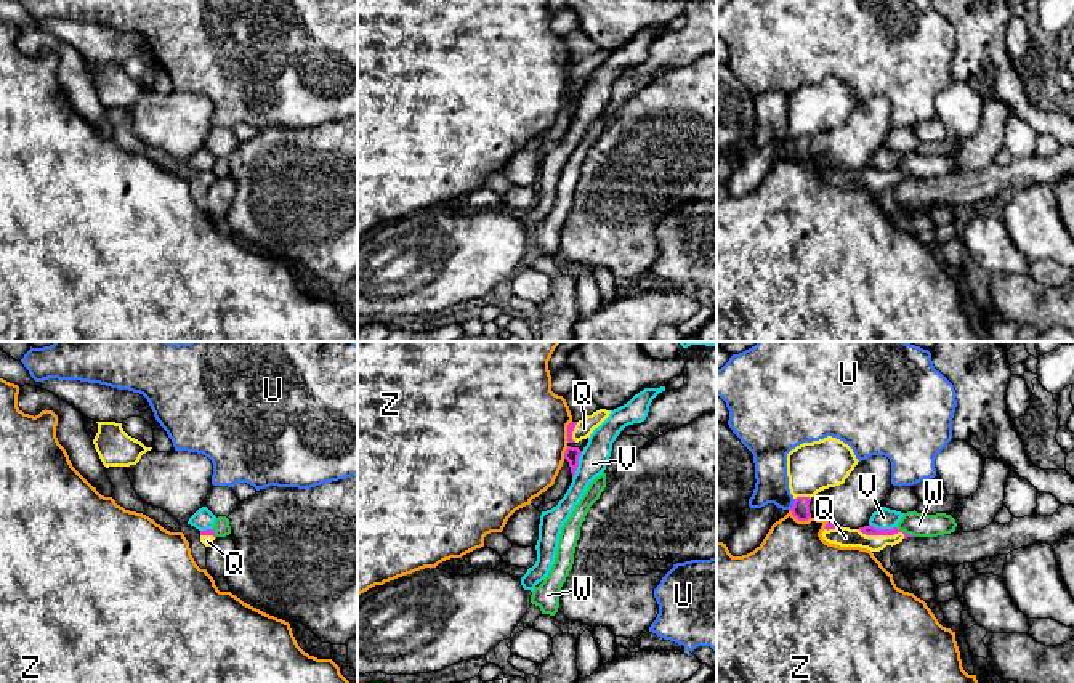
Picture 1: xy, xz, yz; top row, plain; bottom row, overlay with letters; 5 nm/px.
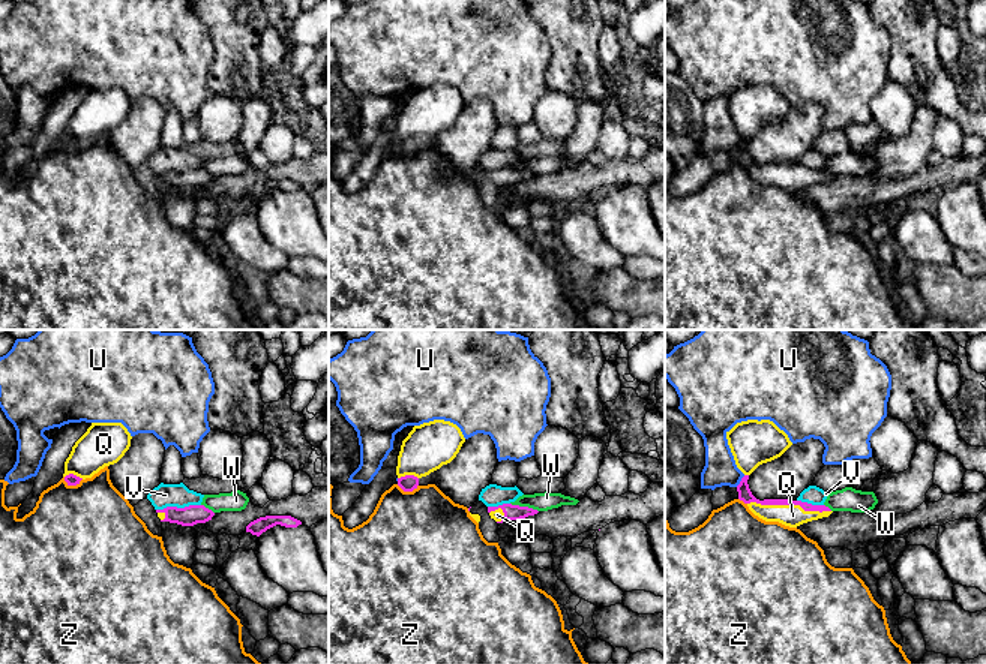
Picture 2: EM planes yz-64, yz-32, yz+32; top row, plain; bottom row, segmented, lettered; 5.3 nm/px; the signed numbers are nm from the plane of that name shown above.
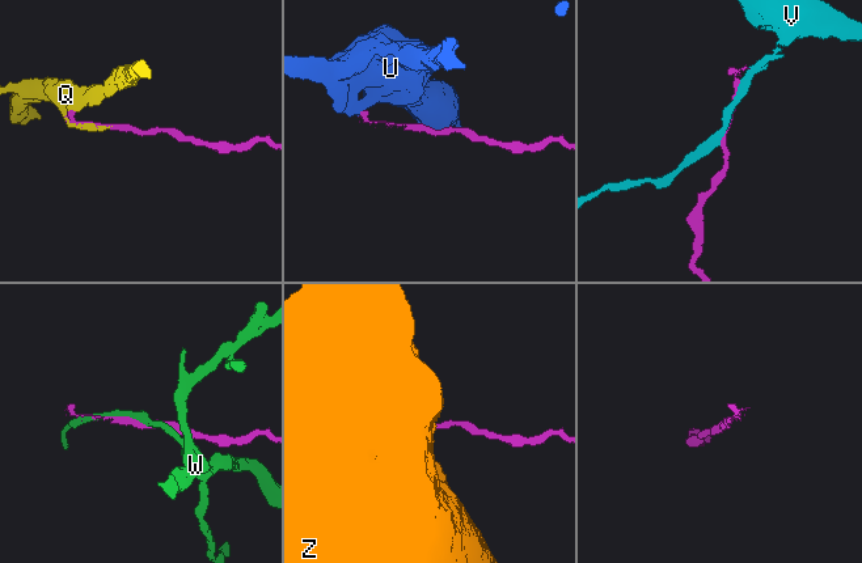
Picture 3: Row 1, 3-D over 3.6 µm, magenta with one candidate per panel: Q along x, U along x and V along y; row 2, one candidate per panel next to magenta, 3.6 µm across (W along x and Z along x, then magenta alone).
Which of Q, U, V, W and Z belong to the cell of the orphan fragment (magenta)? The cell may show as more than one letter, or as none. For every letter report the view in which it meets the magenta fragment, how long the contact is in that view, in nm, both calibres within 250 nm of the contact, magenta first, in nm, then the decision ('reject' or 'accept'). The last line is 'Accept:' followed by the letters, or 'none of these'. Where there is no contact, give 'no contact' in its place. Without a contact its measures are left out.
Q: yz | 240 nm | 50/100 nm | accept
U: yz | 70 nm | 90/170 nm | reject
V: yz | 150 nm | 50/110 nm | reject
W: yz | 100 nm | 50/120 nm | reject
Z: yz | 120 nm | 90/420 nm | reject
Accept: Q

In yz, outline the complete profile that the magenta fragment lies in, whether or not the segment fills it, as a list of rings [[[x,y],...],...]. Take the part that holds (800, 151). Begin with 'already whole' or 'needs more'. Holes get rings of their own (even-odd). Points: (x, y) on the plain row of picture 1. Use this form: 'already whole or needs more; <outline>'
needs more; [[[832,77],[792,90],[787,95],[789,130],[795,139],[792,156],[798,162],[808,162],[811,139],[824,130],[843,125],[858,103],[853,90]]]

